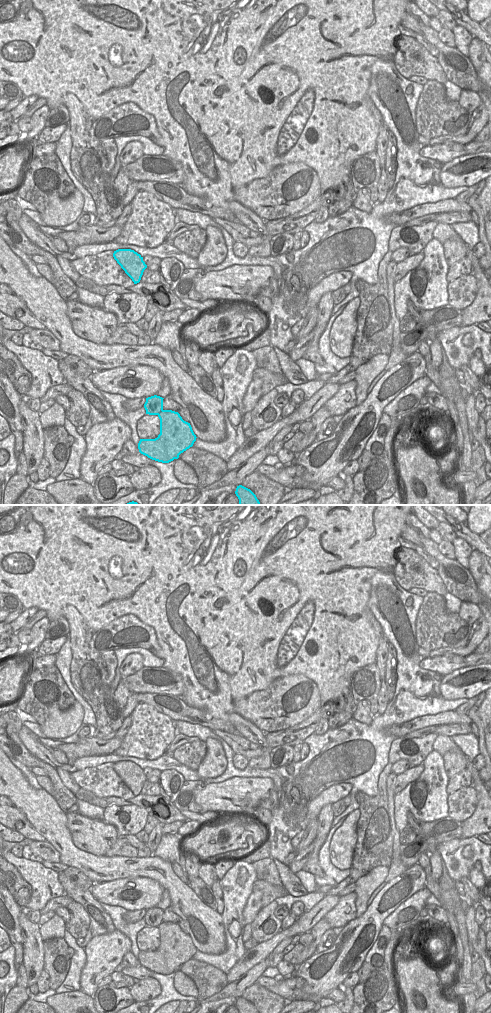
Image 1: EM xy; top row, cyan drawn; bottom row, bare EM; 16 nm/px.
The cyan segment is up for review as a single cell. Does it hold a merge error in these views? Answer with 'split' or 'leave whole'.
leave whole

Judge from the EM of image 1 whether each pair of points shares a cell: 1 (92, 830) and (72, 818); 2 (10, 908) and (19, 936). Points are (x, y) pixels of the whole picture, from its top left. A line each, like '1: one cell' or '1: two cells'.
1: one cell
2: one cell

